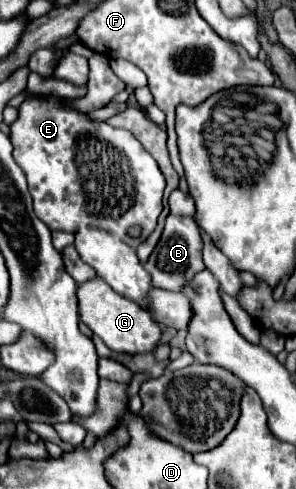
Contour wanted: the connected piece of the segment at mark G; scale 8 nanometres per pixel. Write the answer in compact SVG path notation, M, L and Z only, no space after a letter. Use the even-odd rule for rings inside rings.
M102 278L88 280L78 288L78 308L80 308L80 320L96 336L100 336L102 342L114 352L146 354L152 352L162 338L162 328L154 322L150 312L144 310L140 304L114 292Z

